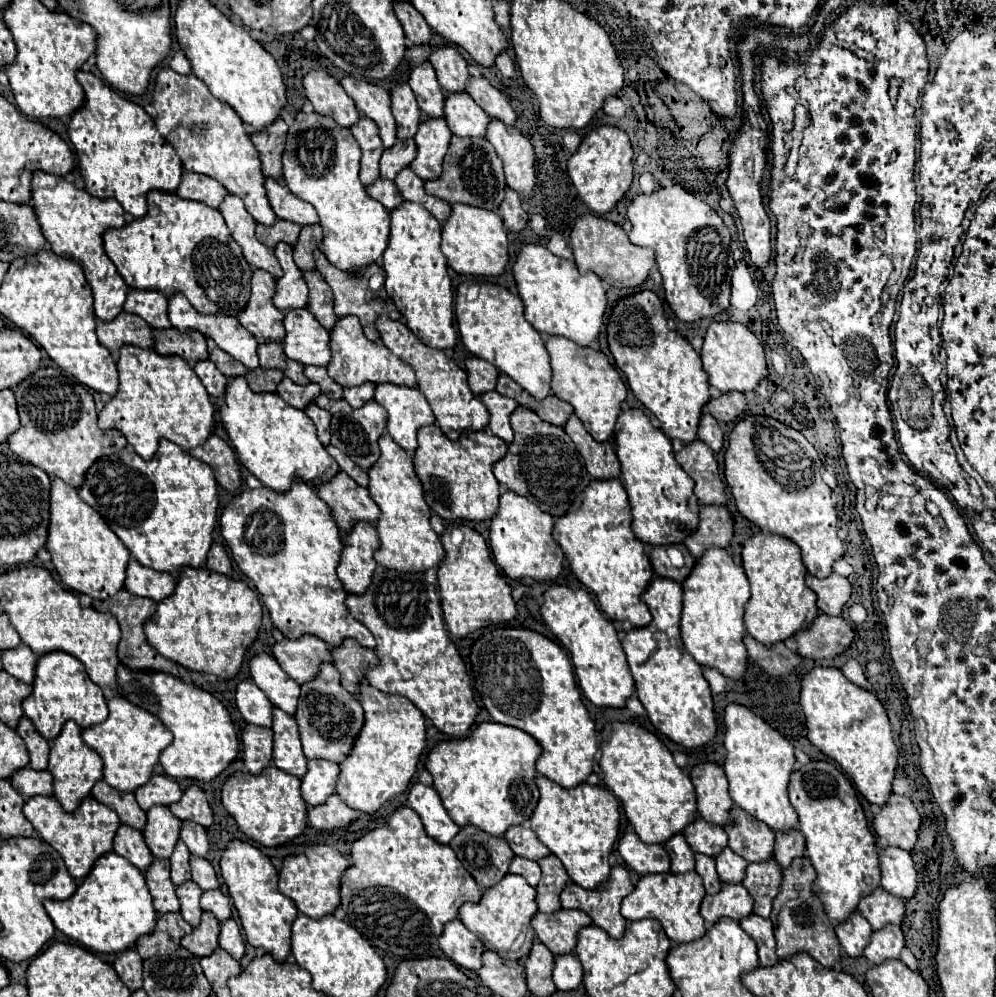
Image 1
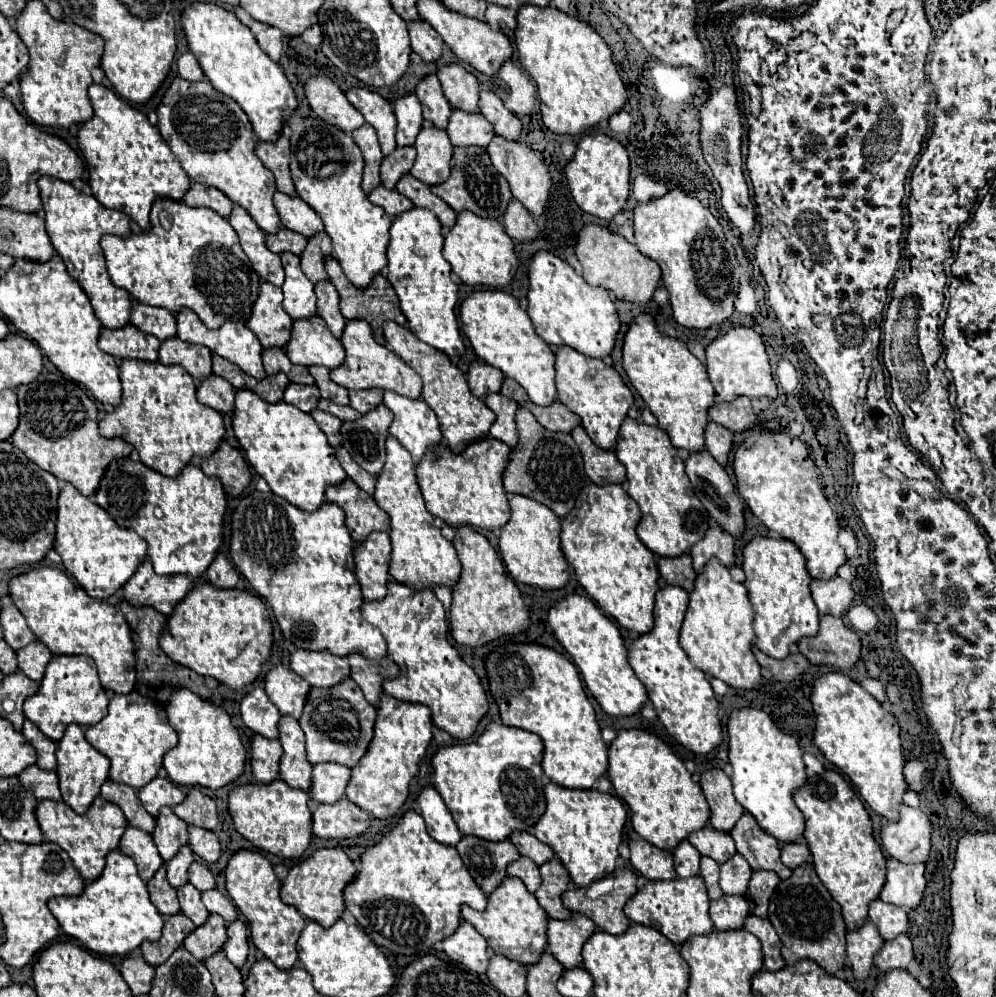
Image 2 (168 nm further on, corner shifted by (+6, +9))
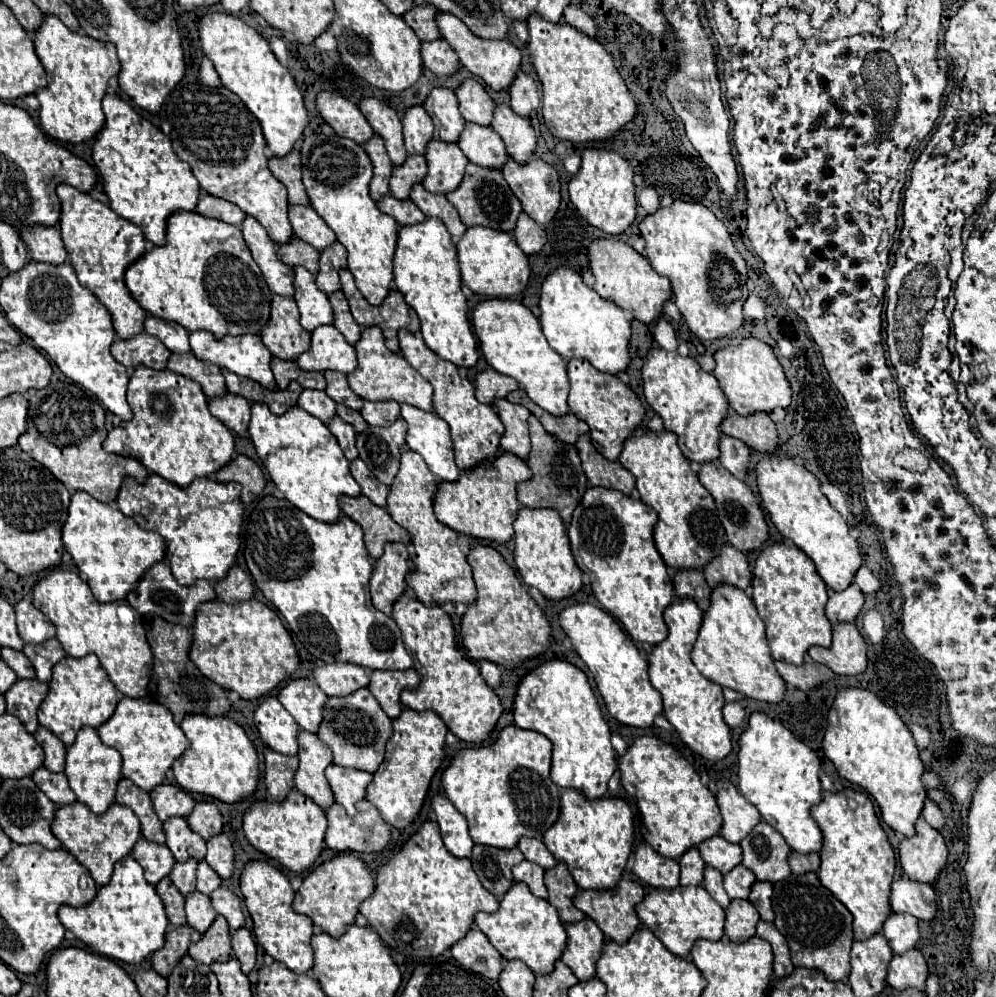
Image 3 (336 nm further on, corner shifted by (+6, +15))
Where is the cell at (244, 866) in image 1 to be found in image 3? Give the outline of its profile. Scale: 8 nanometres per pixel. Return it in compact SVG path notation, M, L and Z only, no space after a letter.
M247 861L241 871L241 893L245 897L247 911L253 919L253 931L257 943L271 955L275 961L285 963L295 973L307 973L313 967L313 949L309 945L313 935L313 923L309 917L295 913L293 903L293 887L283 871L269 865L267 861Z

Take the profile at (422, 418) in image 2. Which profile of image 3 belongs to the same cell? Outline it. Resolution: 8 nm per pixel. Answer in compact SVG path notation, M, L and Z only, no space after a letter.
M401 403L401 417L409 425L405 435L407 447L425 459L439 481L455 481L459 477L459 467L455 465L447 423L433 411L423 411L405 403Z

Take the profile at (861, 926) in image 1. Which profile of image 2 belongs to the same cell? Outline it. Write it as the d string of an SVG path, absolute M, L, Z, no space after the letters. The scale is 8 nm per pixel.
M865 923L857 931L847 933L847 959L849 967L853 969L855 979L865 981L873 967L873 957L881 951L883 939L873 923Z

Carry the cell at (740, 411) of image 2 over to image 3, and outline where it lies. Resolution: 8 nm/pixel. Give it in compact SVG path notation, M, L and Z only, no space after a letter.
M761 411L753 415L729 413L721 423L721 431L725 435L733 435L741 439L743 443L747 443L757 451L771 451L779 445L775 423L767 413Z

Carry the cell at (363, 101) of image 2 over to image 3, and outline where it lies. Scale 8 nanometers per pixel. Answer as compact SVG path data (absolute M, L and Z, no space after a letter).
M363 97L359 103L359 109L365 115L365 119L369 121L369 125L373 127L373 131L385 139L385 147L387 147L387 153L389 153L393 165L403 163L403 159L407 157L407 151L403 147L401 121L399 121L395 109L391 109L389 105L381 103L375 97Z

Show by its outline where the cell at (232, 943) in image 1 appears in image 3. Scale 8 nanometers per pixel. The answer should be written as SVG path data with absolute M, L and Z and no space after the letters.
M241 927L241 929L233 931L231 939L233 939L233 955L241 961L241 969L247 975L255 965L255 953L257 953L251 931L247 927Z

